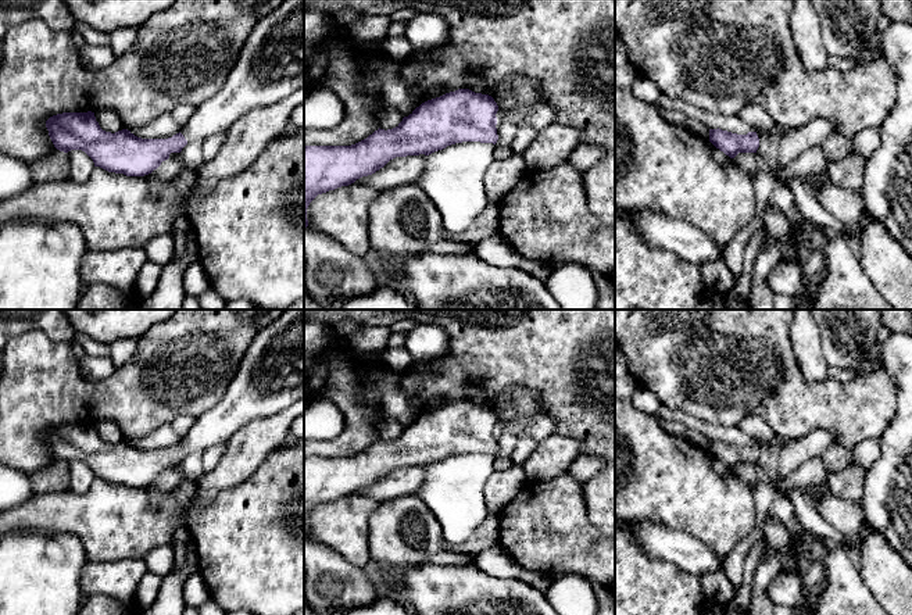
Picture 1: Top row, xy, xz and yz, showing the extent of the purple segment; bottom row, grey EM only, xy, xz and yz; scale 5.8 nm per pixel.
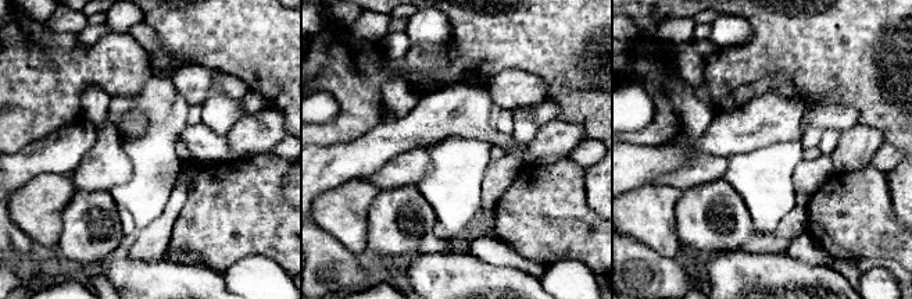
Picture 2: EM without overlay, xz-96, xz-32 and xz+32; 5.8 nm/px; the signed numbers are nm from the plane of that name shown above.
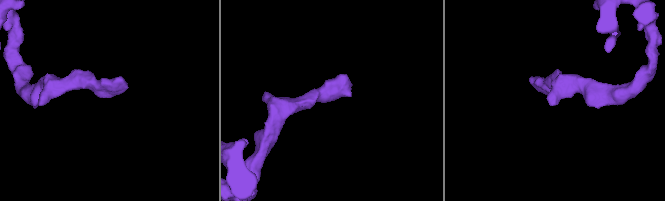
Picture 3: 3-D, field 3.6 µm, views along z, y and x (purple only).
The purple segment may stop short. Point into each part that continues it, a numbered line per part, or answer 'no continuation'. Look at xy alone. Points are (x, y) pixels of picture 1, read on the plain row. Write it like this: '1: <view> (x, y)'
1: xy (269, 379)

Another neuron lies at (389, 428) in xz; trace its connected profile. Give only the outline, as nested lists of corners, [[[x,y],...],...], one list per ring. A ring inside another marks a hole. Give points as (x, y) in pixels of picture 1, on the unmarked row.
[[[383,405],[376,414],[376,426],[379,430],[379,439],[385,441],[398,437],[404,429],[394,418],[385,412]]]

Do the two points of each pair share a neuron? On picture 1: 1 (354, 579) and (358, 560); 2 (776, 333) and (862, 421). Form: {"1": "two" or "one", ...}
{"1": "two", "2": "one"}

